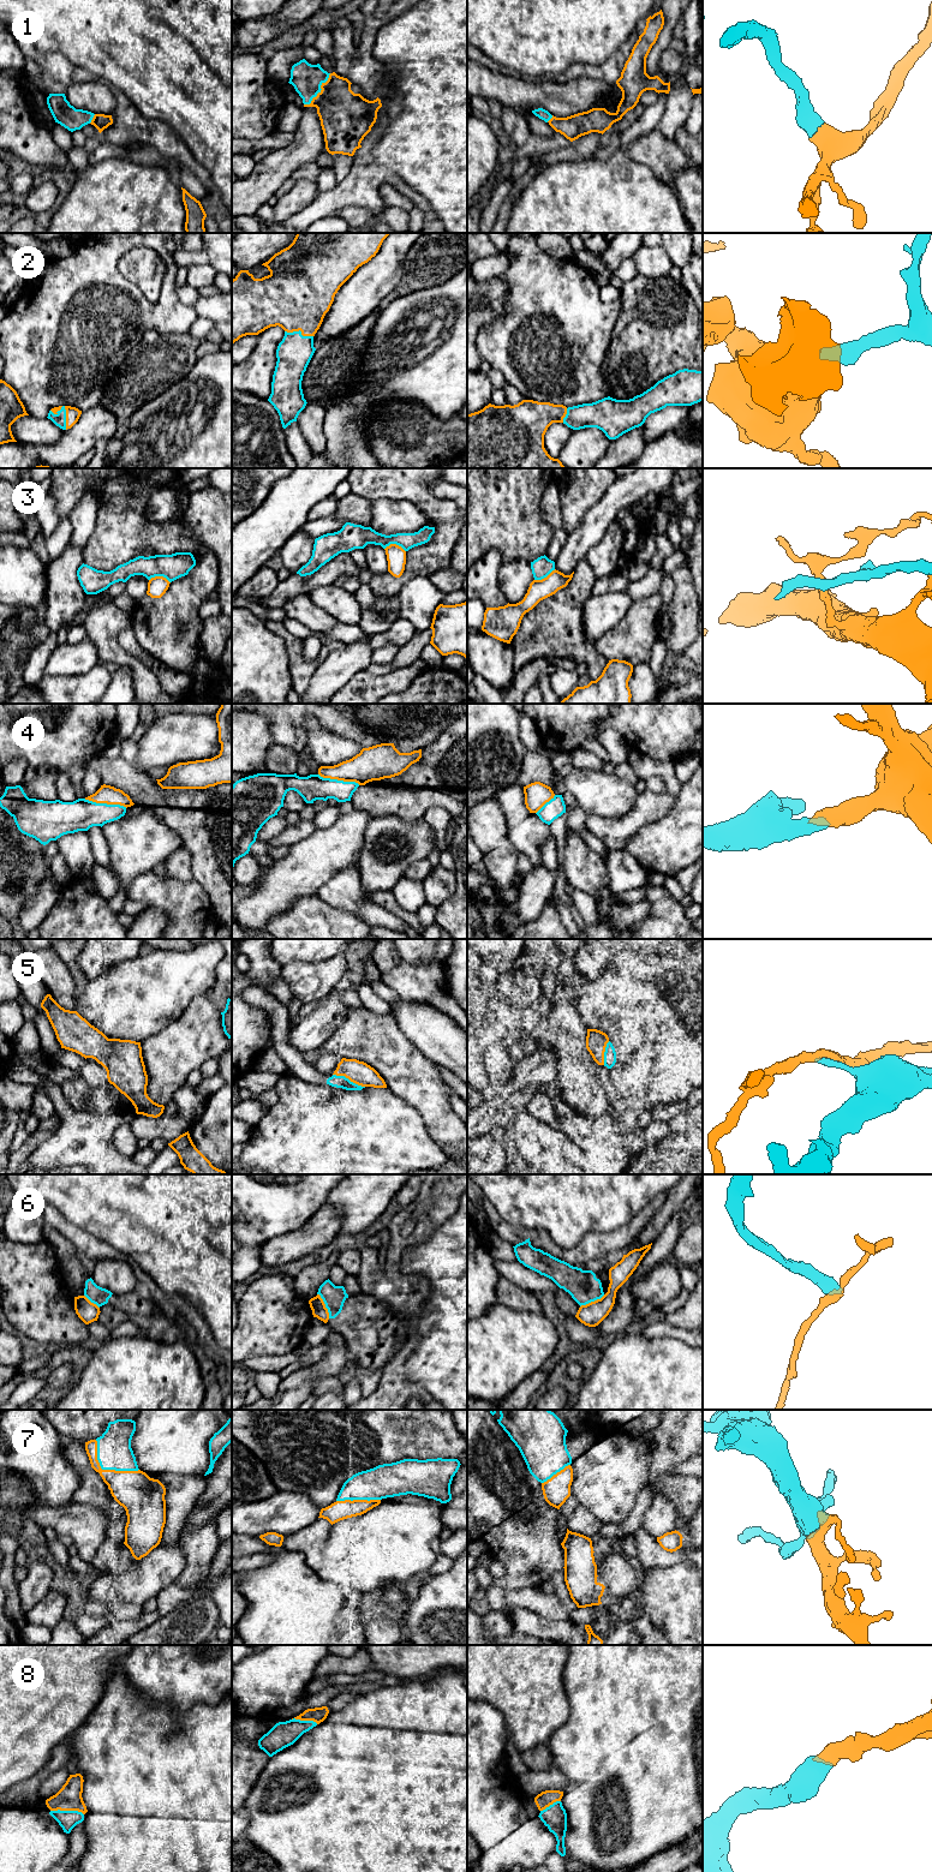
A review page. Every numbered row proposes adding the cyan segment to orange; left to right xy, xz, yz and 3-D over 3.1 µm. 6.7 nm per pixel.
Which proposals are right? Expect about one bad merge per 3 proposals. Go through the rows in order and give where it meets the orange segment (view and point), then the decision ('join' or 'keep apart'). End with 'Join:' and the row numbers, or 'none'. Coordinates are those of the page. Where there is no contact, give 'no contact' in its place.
1: contact xz (321, 91); join
2: contact xy (66, 412); join
3: contact xy (160, 576); keep apart
4: contact xy (106, 802); join
5: contact xz (348, 1078); keep apart
6: contact xz (324, 1305); keep apart
7: contact xy (106, 1470); join
8: contact xy (67, 1810); join
Join: 1, 2, 4, 7, 8

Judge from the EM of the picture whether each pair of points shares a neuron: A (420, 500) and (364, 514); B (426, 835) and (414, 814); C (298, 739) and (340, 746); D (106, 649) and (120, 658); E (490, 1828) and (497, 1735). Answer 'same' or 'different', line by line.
A: different
B: different
C: different
D: same
E: same

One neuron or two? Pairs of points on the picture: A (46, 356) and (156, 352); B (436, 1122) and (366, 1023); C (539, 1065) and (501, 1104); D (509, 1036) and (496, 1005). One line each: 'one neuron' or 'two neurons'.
A: two neurons
B: one neuron
C: one neuron
D: one neuron

